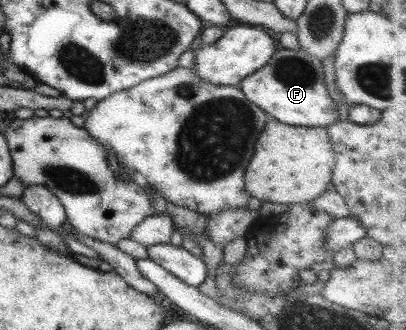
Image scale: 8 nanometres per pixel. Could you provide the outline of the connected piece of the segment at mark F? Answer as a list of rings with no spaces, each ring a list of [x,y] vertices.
[[[278,46],[263,67],[241,79],[239,89],[250,103],[284,125],[326,128],[338,122],[336,103],[323,84],[321,61],[304,50],[295,51]]]

